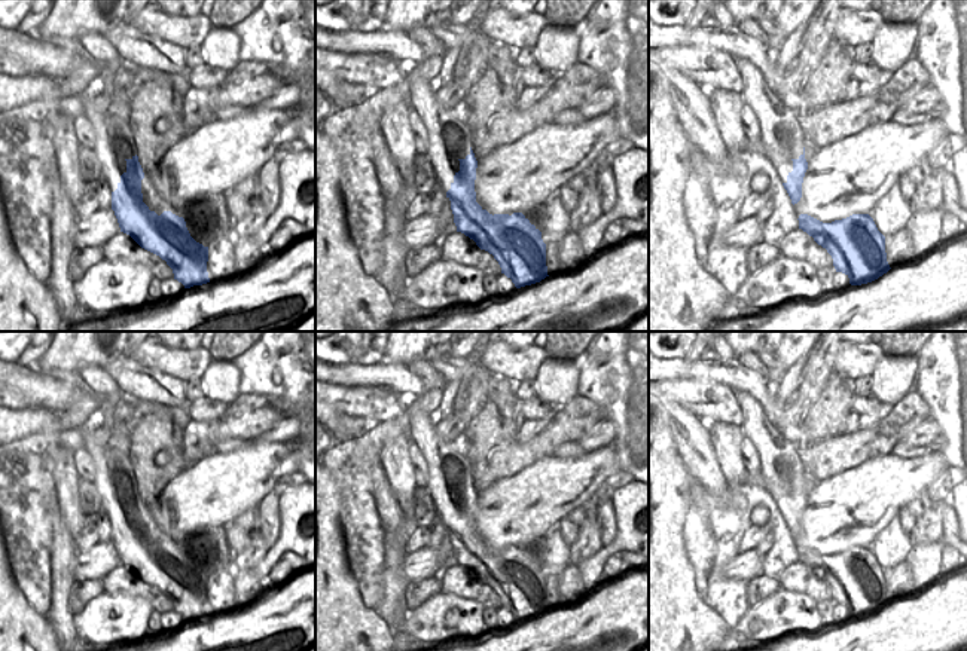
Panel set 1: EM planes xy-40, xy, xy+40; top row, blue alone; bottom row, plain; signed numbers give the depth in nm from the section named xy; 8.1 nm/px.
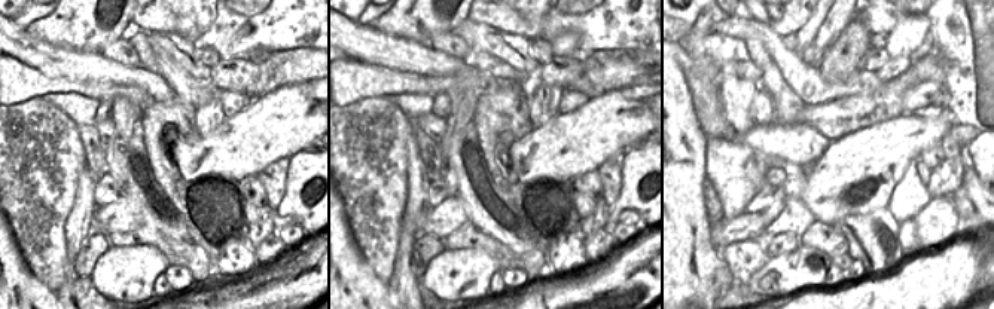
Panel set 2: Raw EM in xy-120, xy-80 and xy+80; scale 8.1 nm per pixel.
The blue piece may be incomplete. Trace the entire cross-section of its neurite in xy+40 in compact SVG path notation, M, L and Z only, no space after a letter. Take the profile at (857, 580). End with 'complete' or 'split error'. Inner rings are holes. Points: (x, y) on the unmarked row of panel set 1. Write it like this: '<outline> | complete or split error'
M800 547L797 553L799 562L827 583L836 605L845 606L851 618L872 615L891 602L885 569L869 547L852 547L832 556L823 556L808 547Z | complete

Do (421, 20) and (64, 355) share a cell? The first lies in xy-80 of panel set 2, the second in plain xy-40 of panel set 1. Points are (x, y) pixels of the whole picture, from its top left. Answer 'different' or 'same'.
same

